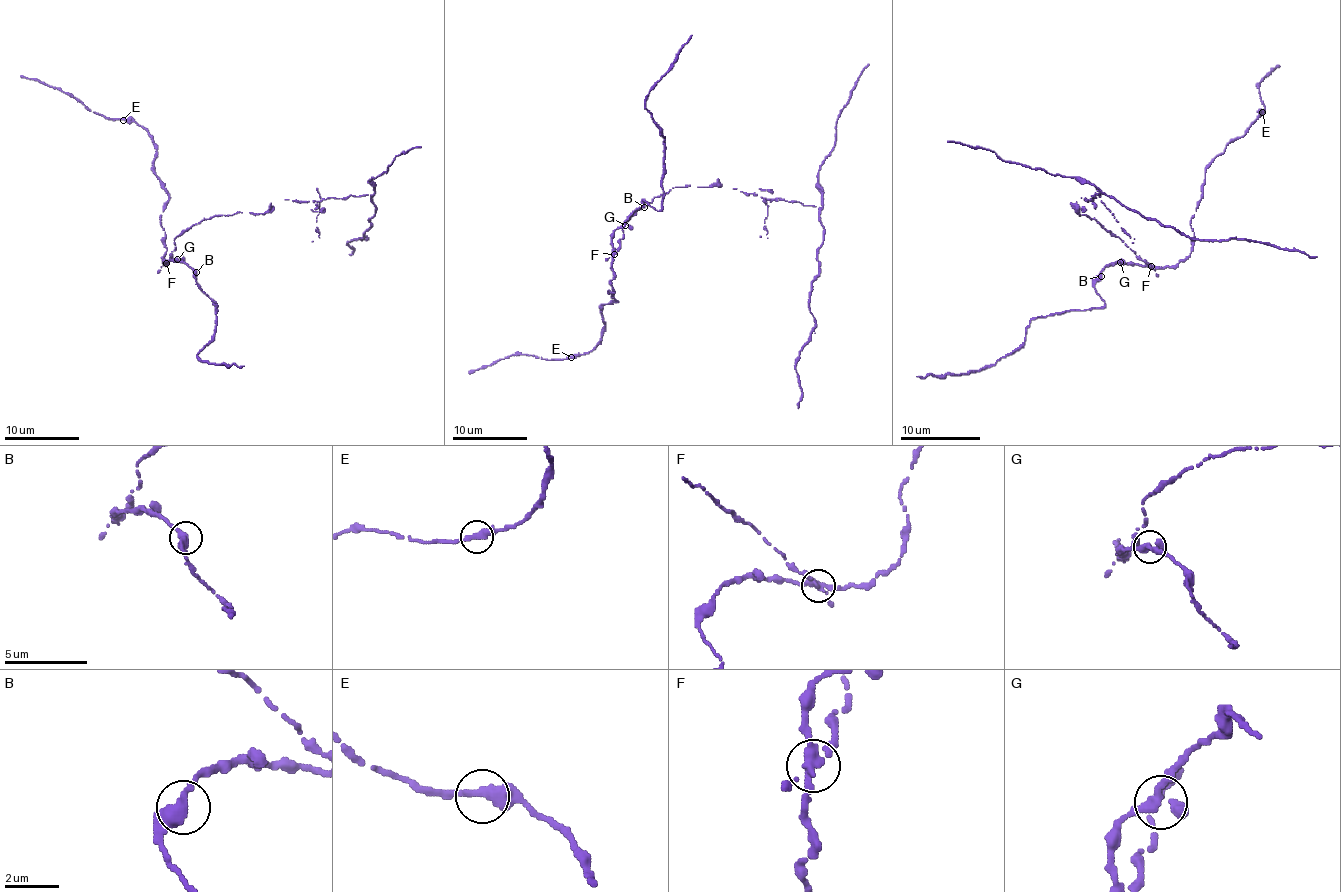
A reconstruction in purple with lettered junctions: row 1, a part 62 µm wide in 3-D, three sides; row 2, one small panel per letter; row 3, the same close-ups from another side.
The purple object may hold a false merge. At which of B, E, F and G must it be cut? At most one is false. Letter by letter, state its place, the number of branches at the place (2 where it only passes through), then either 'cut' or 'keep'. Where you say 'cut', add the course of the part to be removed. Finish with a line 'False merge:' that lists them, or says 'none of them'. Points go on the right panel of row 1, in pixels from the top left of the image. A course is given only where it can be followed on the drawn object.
B: (1101, 276) | 2 | keep
E: (1262, 112) | 2 | keep
F: (1151, 266) | 3 | cut | (1150, 266), (1093, 218), (1079, 214), (1081, 198), (1093, 200), (1101, 192), (1196, 240), (1234, 238), (1316, 256)
G: (1120, 262) | 3 | keep
False merge: F

